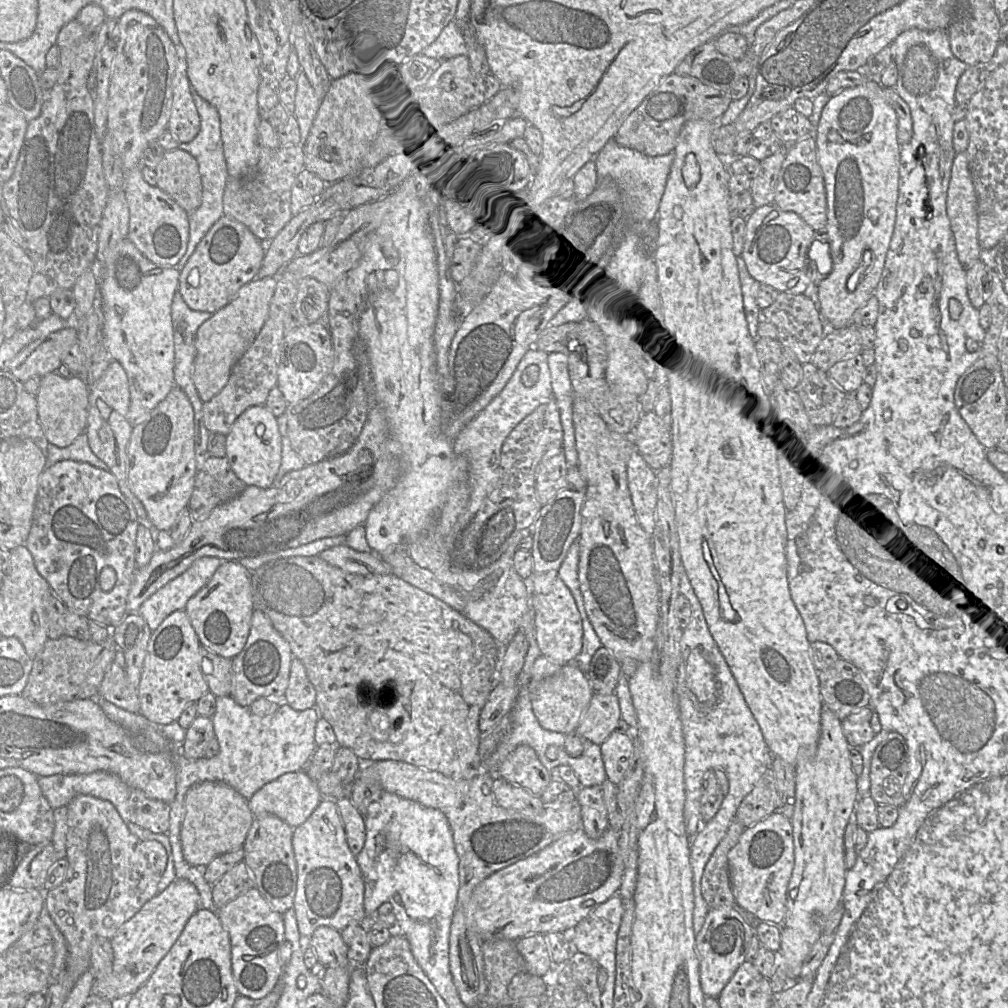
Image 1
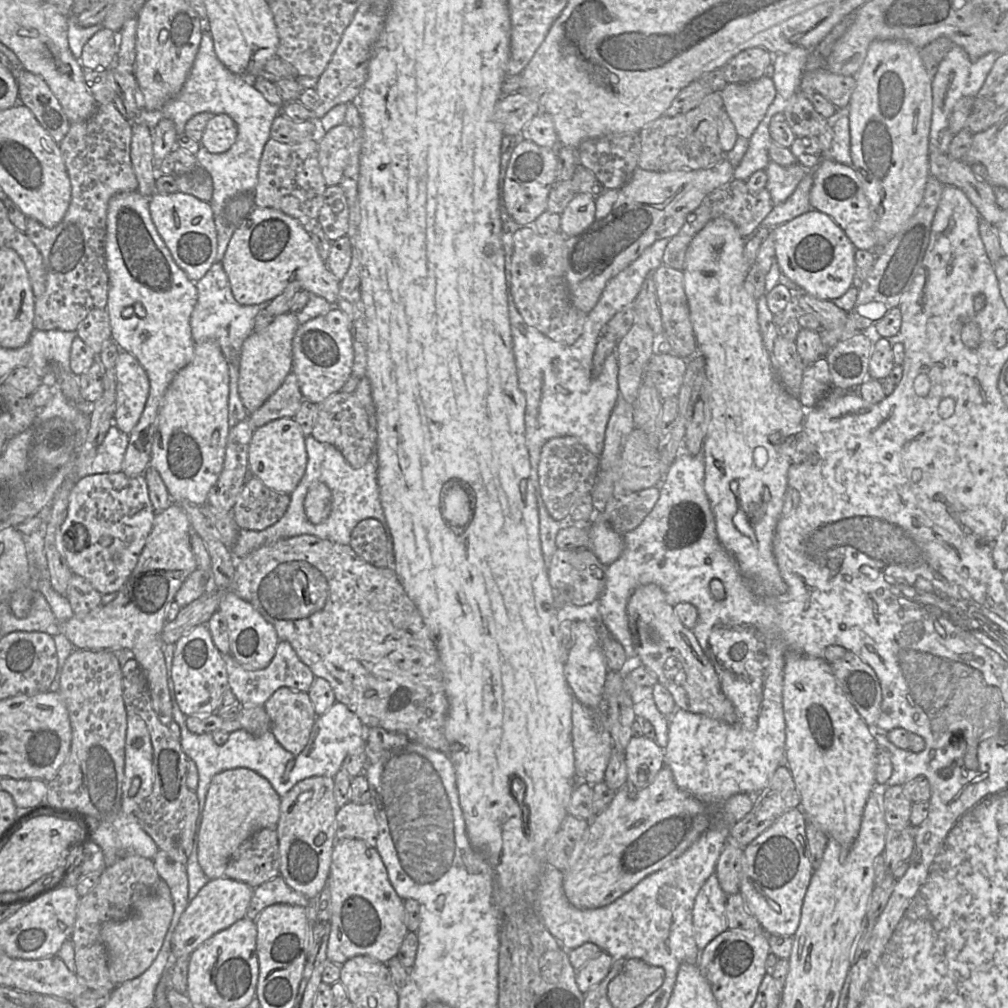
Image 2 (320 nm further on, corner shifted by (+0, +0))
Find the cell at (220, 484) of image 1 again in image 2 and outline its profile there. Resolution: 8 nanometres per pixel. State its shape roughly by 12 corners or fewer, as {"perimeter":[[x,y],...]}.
{"perimeter":[[250,477],[232,509],[241,530],[284,516],[290,494]]}

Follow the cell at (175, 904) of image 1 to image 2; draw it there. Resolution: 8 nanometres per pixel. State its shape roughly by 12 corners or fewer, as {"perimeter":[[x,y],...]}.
{"perimeter":[[210,879],[188,902],[172,959],[244,918],[253,889]]}

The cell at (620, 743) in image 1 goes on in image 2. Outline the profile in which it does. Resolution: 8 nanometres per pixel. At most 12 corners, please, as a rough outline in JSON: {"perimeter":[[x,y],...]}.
{"perimeter":[[632,737],[625,748],[627,784],[650,786],[665,765],[655,740]]}

